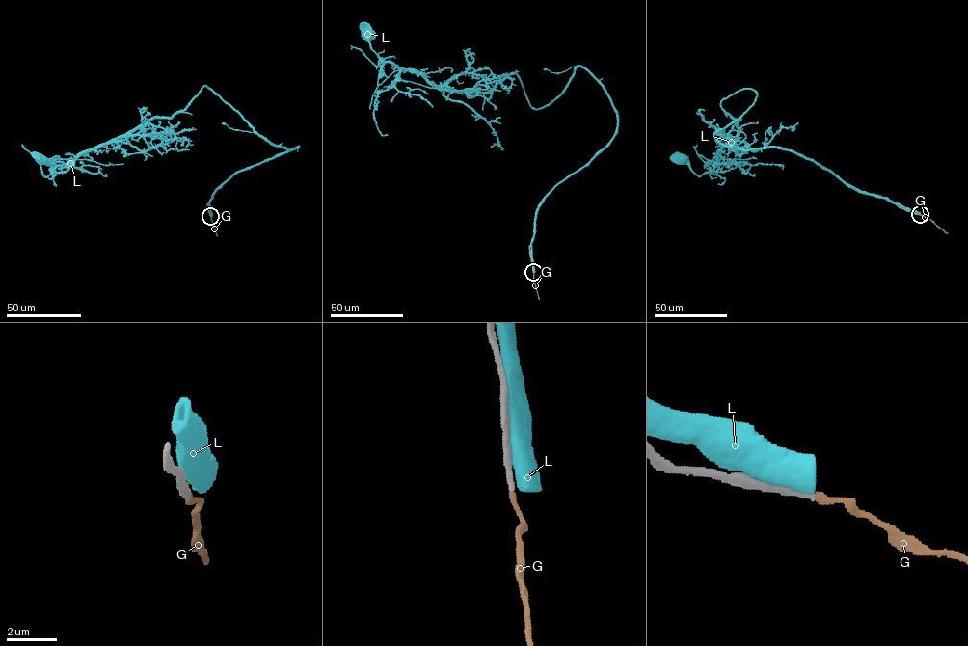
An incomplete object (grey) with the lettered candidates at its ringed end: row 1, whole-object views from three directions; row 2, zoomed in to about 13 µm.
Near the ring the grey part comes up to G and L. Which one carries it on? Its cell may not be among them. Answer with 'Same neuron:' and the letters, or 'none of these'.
Same neuron: G

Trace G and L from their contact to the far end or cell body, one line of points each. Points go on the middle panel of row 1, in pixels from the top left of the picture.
G: (533, 272), (539, 299)
L: (533, 271), (541, 201), (614, 134), (605, 89), (578, 66), (538, 108), (515, 72), (450, 91), (368, 32)

